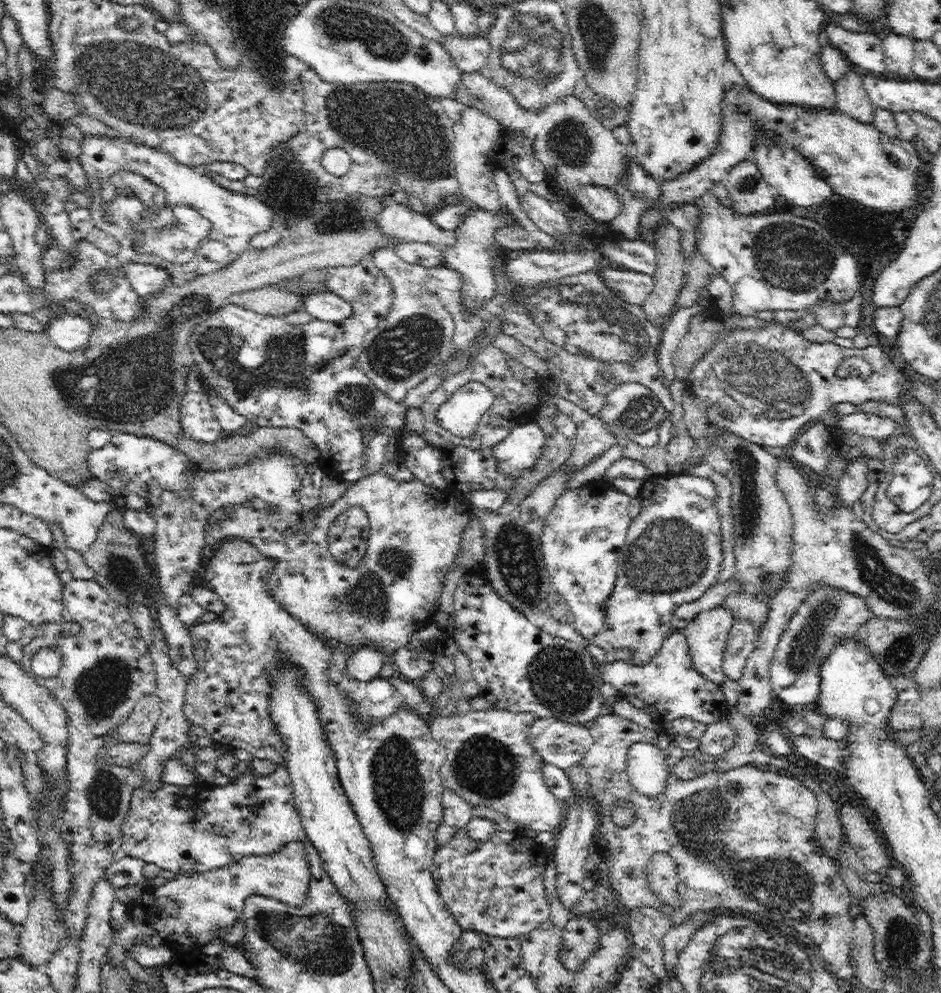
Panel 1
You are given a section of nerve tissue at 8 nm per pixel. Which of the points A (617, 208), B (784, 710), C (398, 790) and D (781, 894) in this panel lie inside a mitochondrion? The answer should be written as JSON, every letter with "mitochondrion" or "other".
{"A":"other","B":"other","C":"mitochondrion","D":"mitochondrion"}

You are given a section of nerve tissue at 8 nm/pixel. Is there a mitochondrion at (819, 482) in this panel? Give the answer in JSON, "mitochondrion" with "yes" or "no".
{"mitochondrion":"no"}

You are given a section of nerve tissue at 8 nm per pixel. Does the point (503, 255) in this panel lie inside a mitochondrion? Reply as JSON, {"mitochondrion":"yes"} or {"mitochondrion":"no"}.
{"mitochondrion":"no"}

